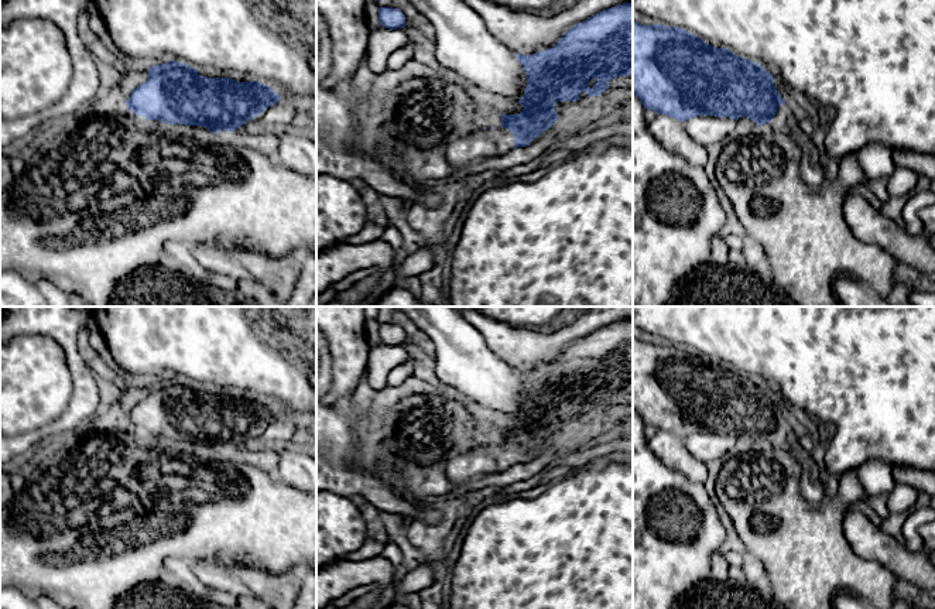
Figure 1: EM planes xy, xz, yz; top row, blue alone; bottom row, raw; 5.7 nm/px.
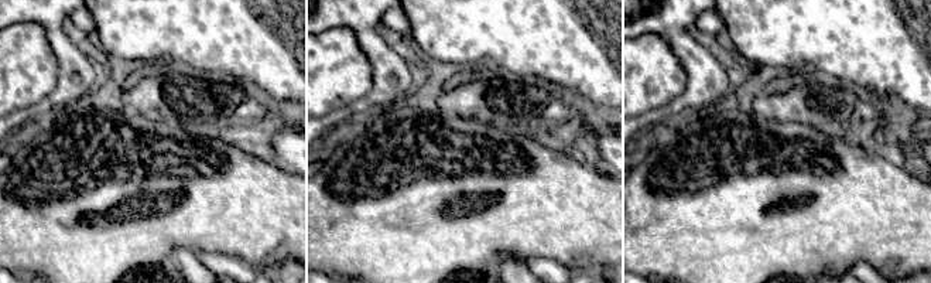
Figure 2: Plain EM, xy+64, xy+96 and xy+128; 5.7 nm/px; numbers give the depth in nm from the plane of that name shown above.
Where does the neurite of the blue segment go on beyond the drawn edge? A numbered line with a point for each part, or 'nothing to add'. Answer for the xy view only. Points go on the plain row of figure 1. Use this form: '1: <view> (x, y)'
nothing to add

